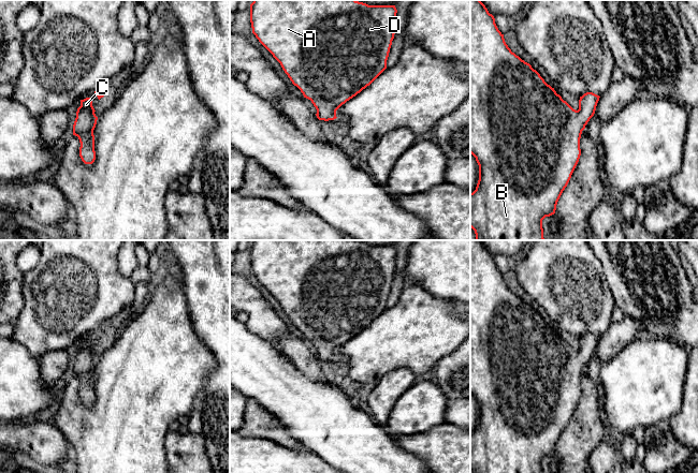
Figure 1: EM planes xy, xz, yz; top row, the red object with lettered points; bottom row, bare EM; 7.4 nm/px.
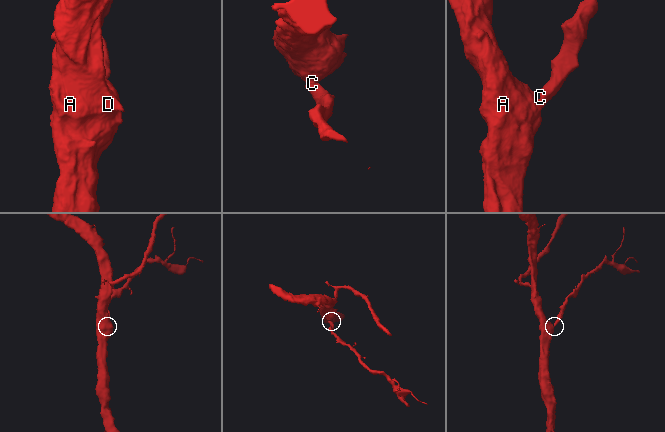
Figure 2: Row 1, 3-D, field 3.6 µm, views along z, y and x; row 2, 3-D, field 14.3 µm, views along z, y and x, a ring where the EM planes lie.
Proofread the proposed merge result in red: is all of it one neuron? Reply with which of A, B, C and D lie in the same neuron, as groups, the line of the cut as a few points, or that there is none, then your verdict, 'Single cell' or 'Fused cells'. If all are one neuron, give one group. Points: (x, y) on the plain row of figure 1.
Groups: A B C D. No split. Single cell

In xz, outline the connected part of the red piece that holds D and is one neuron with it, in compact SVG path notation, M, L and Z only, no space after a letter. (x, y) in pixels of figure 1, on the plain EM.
M253 240L252 274L280 304L304 338L311 341L319 360L336 359L336 351L369 326L386 309L396 267L395 246L368 246L357 240Z

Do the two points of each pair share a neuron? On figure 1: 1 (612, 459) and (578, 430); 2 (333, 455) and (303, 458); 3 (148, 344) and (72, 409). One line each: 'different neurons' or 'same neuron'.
1: different neurons
2: different neurons
3: same neuron

